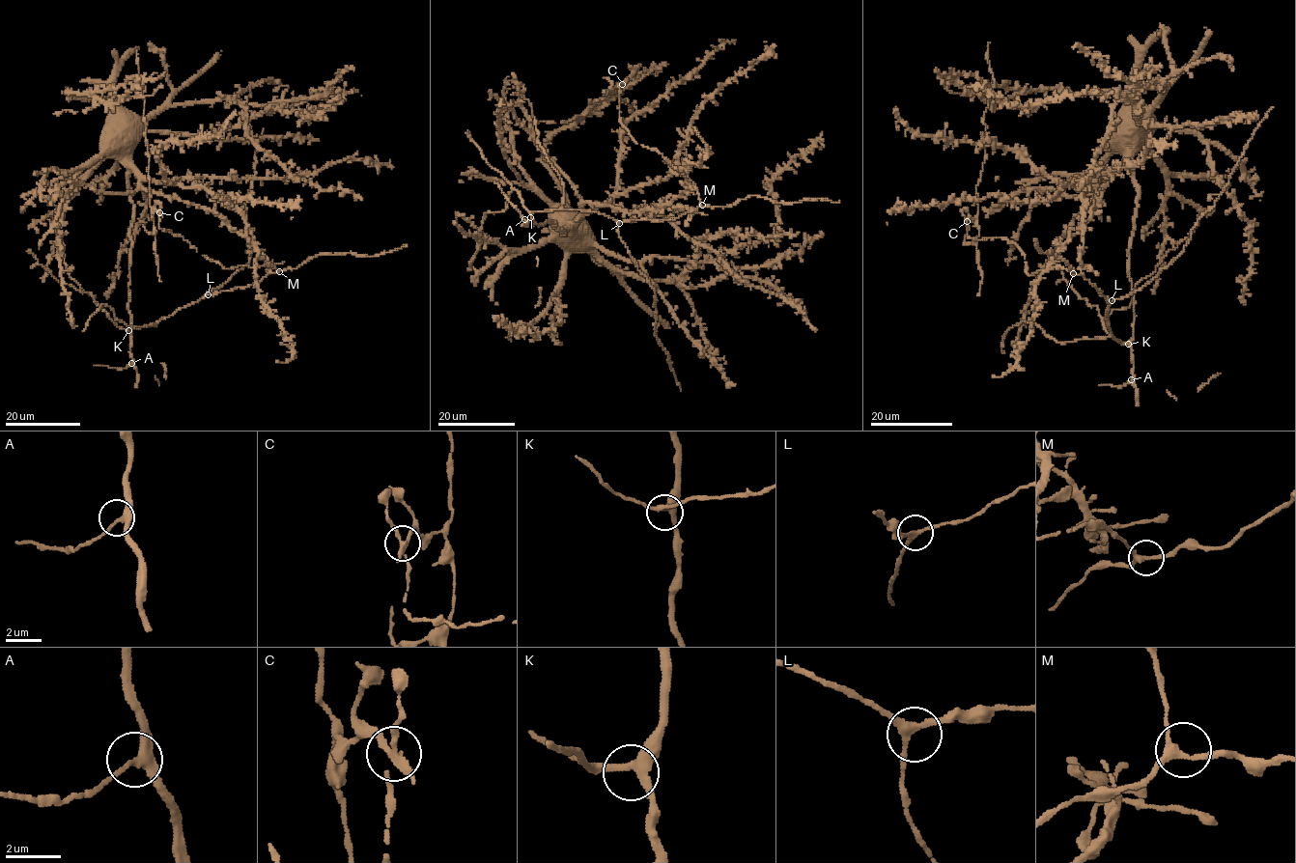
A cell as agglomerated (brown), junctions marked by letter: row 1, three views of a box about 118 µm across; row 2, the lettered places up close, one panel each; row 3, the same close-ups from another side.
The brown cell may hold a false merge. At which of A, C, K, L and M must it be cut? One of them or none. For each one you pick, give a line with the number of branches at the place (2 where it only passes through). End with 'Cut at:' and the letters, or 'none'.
C: 3
Cut at: C

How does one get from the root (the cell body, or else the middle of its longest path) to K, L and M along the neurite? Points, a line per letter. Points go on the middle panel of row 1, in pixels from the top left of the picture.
K: (563, 214), (572, 214), (564, 234), (553, 223), (534, 223), (530, 217)
L: (563, 214), (572, 214), (564, 234), (530, 216), (575, 209), (619, 223)
M: (563, 214), (572, 214), (564, 234), (530, 216), (575, 209), (618, 221), (661, 221), (702, 205)

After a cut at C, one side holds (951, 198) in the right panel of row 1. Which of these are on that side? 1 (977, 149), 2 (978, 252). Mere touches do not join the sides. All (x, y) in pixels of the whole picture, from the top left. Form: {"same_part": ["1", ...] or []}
{"same_part": ["1"]}

